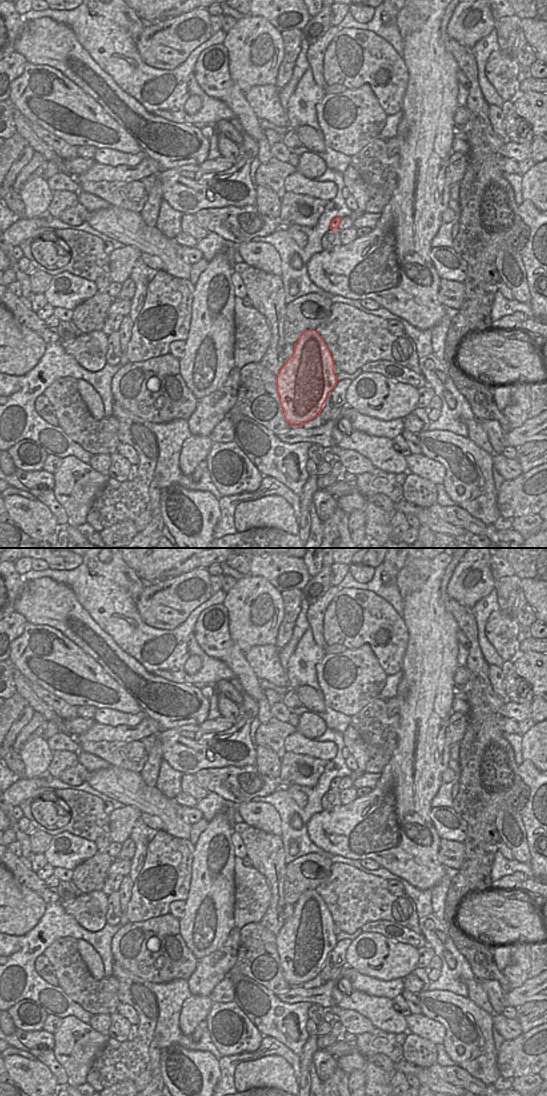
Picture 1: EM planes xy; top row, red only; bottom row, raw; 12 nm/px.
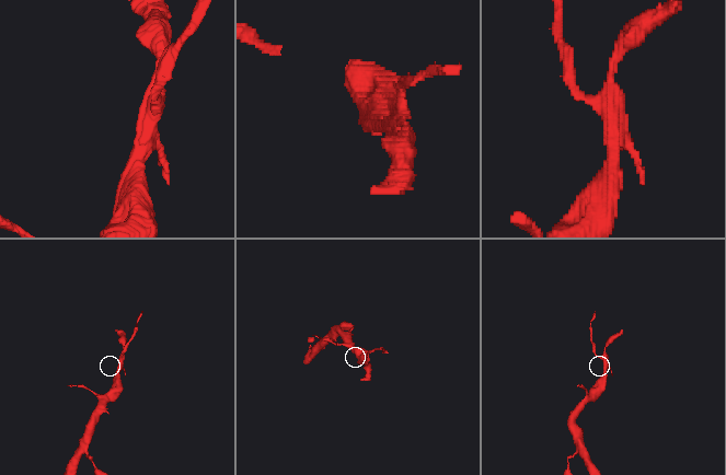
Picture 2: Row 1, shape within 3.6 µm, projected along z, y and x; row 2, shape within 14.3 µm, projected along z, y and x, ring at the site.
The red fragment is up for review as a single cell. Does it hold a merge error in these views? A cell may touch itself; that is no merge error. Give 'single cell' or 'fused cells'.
single cell

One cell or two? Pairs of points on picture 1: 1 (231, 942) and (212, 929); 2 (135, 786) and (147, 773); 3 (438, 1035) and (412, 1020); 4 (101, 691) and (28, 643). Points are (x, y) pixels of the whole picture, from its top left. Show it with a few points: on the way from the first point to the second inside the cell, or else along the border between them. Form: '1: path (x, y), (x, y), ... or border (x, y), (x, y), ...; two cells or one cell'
1: border (235, 927), (226, 940), (209, 954); two cells
2: border (139, 773), (140, 777), (148, 785), (154, 786); two cells
3: path (432, 1030), (418, 1024); one cell
4: path (83, 676), (46, 657); one cell

